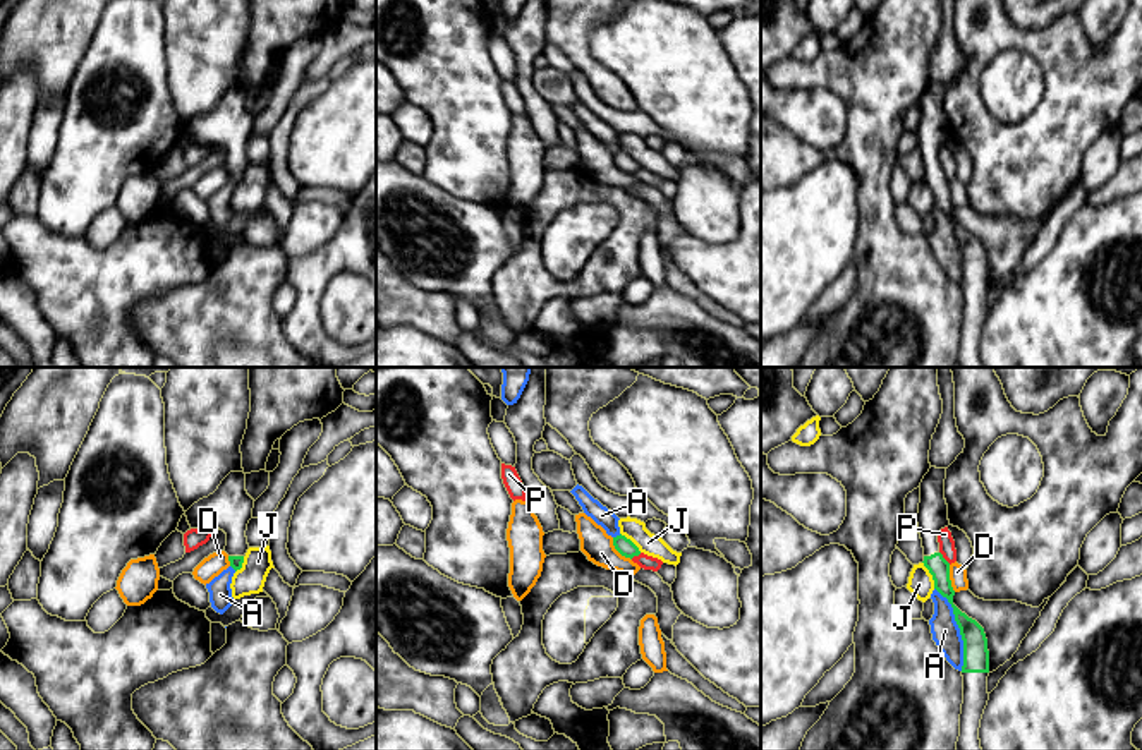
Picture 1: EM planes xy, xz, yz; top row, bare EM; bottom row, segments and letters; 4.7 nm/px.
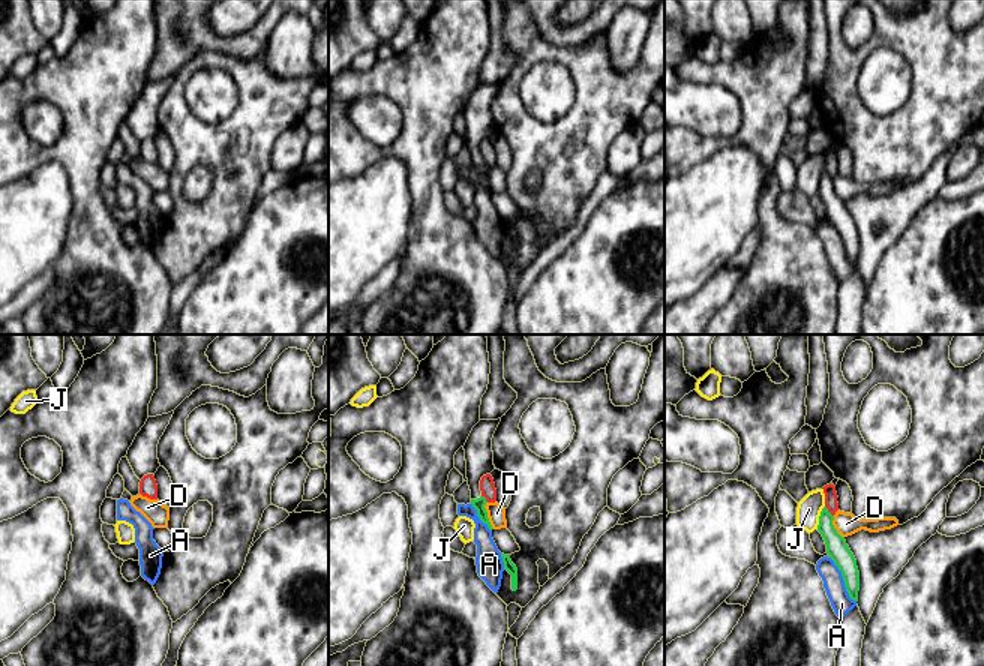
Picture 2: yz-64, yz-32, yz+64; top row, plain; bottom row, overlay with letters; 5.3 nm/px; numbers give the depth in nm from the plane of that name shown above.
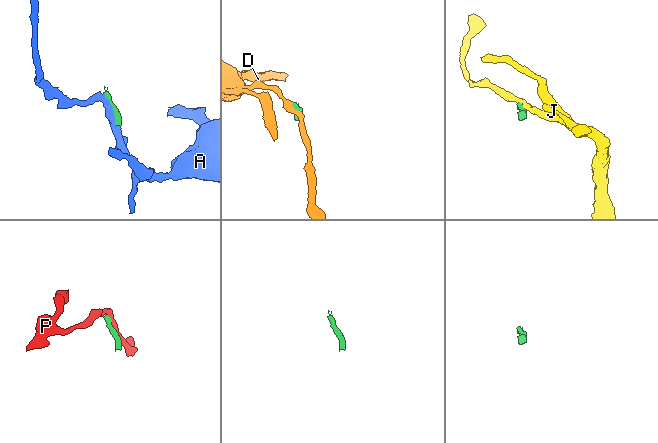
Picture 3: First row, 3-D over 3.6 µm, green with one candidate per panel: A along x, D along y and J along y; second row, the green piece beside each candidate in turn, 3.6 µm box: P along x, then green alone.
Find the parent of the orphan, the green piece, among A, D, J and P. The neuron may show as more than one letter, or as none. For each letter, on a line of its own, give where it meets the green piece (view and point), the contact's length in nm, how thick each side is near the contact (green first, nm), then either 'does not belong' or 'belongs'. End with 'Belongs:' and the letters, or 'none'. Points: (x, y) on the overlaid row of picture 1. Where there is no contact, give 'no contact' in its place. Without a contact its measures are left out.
A: yz (959, 627) | 420 nm | 130/130 nm | does not belong
D: xz (619, 551) | 140 nm | 80/150 nm | does not belong
J: yz (931, 574) | 140 nm | 100/120 nm | does not belong
P: yz (943, 558) | 80 nm | 100/80 nm | does not belong
Belongs: none

